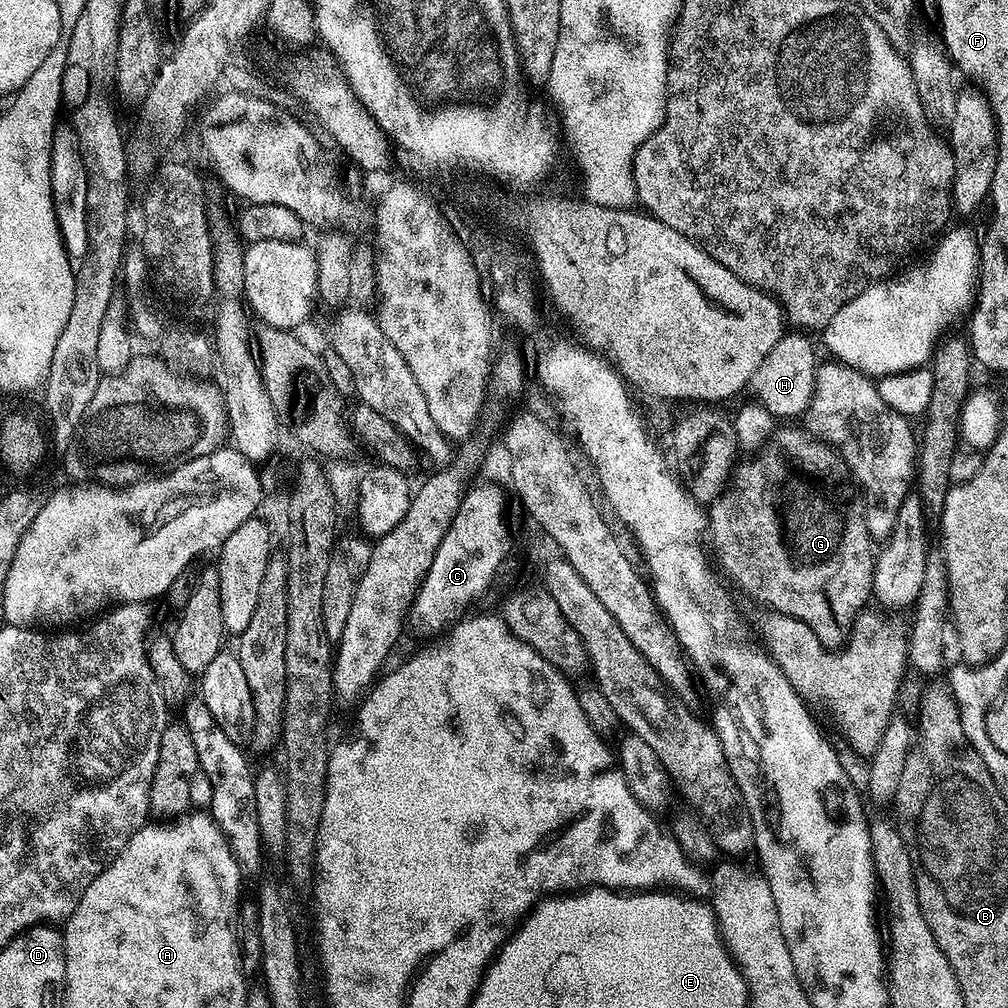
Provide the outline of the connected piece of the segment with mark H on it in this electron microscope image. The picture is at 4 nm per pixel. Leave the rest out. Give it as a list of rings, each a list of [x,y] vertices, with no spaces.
[[[786,334],[766,354],[762,366],[752,376],[751,387],[756,388],[755,397],[764,404],[766,410],[774,418],[780,416],[800,416],[807,413],[808,407],[812,405],[812,395],[816,389],[816,348],[807,340],[807,335]]]

